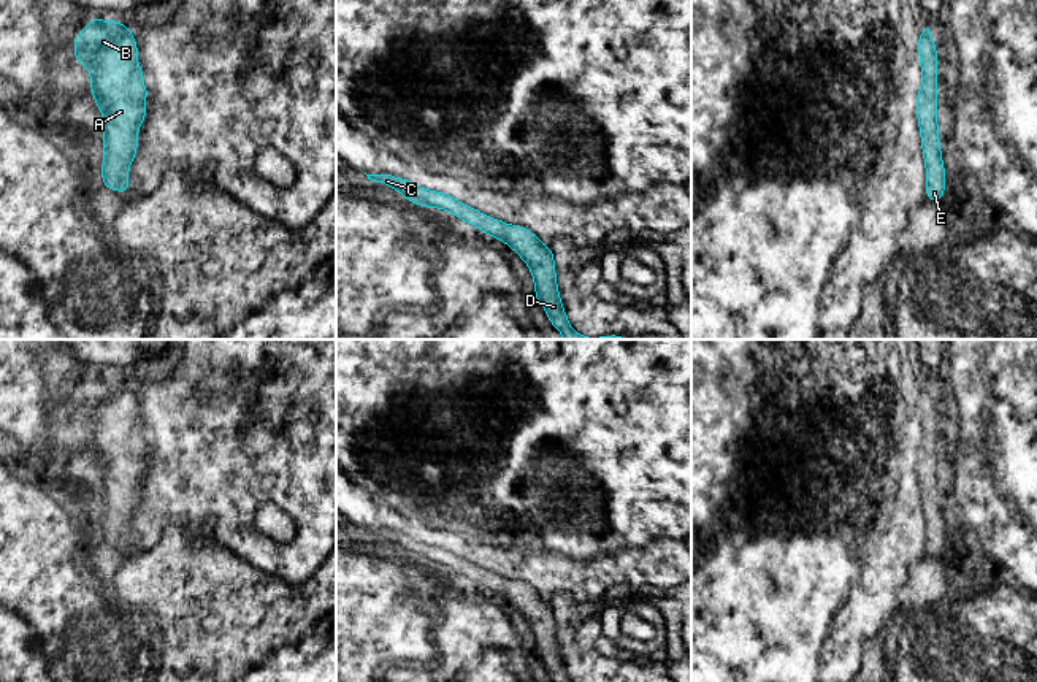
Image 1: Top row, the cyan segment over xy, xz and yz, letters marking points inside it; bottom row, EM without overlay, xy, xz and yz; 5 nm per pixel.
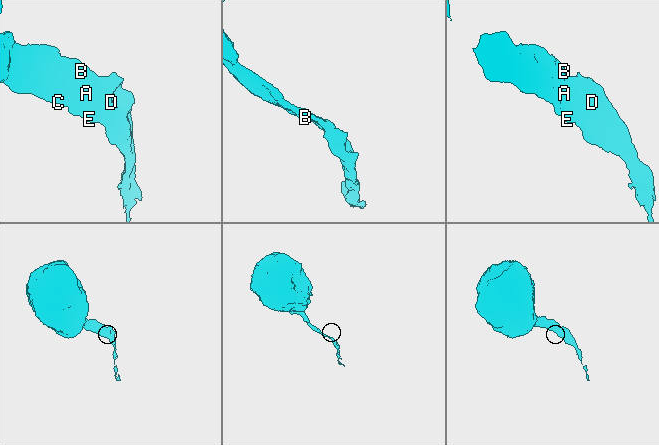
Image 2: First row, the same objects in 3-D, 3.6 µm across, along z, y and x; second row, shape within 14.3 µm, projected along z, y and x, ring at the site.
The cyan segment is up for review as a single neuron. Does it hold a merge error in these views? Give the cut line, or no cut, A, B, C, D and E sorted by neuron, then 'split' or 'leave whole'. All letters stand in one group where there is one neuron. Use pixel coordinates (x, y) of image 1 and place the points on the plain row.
cut none; groups A B C D E; leave whole

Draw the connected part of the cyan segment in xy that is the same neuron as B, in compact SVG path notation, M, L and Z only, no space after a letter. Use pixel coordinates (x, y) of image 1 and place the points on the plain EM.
M90 373L75 392L73 412L90 427L89 444L103 469L101 538L124 550L128 523L138 508L138 485L146 474L149 446L136 417L138 398L127 379Z

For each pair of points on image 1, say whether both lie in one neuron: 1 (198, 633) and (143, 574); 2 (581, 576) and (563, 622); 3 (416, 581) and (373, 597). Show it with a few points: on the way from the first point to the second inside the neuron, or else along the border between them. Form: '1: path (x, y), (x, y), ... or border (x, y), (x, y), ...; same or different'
1: path (187, 619), (157, 589); same
2: border (551, 598), (568, 592), (600, 605); different
3: border (398, 563), (408, 587), (428, 616); different

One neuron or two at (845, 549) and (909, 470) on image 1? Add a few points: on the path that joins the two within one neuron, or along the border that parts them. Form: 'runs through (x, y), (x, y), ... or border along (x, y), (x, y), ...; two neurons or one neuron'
runs through (869, 544), (907, 506), (909, 494); one neuron

